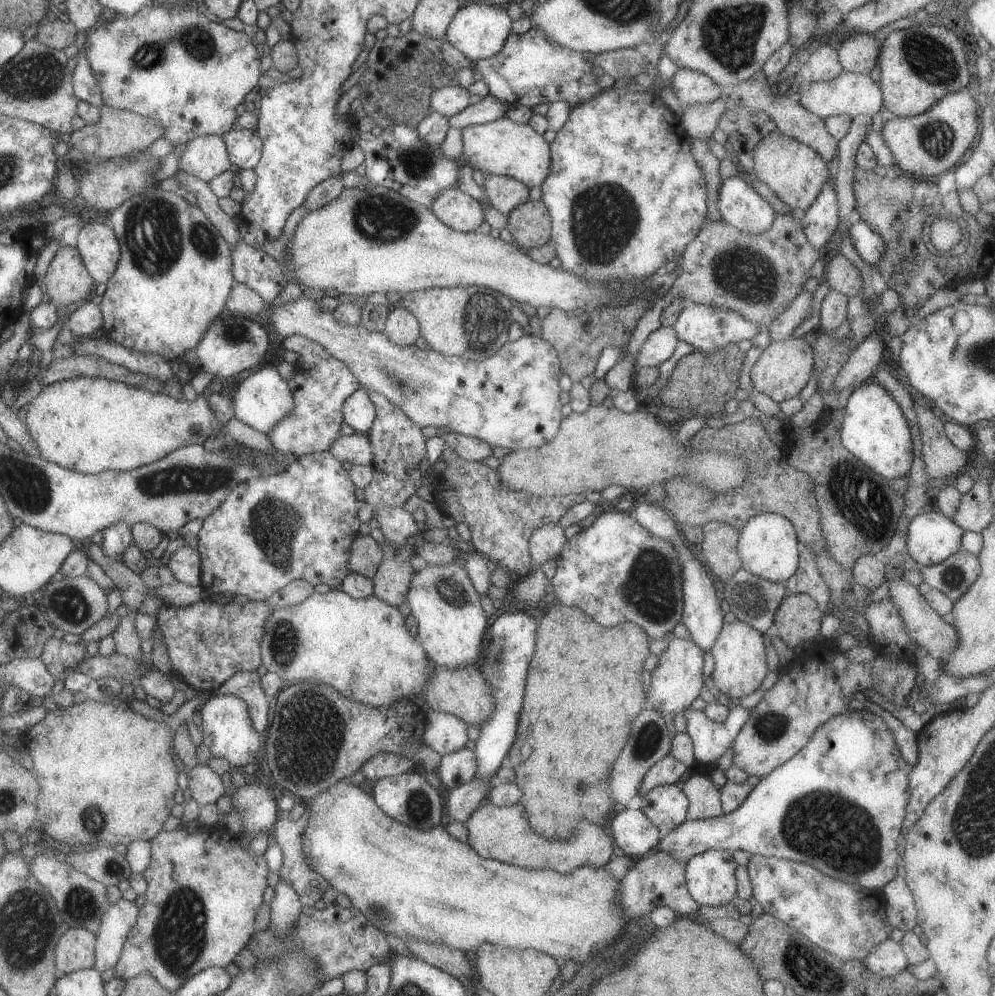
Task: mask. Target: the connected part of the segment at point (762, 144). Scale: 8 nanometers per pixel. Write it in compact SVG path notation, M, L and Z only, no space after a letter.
M778 131L761 138L753 150L753 175L769 186L781 202L798 213L803 213L817 198L821 186L830 181L827 164L811 149Z

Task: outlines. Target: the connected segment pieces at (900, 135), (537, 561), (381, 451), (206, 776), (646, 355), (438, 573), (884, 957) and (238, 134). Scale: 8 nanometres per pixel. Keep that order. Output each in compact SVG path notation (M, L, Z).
M960 90L955 94L947 94L935 102L929 110L911 117L893 117L887 120L881 128L880 136L891 156L894 164L908 172L915 178L925 179L953 170L967 151L975 144L979 132L979 108L975 104L975 96L969 96L967 90Z
M557 523L547 524L533 530L528 541L528 552L532 565L541 566L550 559L555 560L565 542L563 529Z
M367 390L366 394L373 404L376 416L367 434L371 442L371 456L373 456L370 465L373 468L373 480L363 488L363 502L373 508L403 507L406 500L416 494L417 483L409 478L407 470L421 467L425 463L426 439L423 438L420 427L413 424L387 398L371 390Z
M196 765L186 770L188 789L191 798L199 807L215 803L223 794L223 784L220 776L205 765Z
M673 327L653 330L635 356L634 370L658 367L672 355L677 342Z
M455 561L451 564L427 563L425 568L413 572L406 604L417 622L417 640L430 665L445 666L451 670L477 665L488 617L481 609L479 594L474 590L463 567Z
M886 939L877 944L865 958L861 960L863 968L867 968L873 976L893 977L908 966L908 961L898 942Z
M230 129L221 137L225 144L229 161L238 169L253 169L259 162L261 140L253 129Z

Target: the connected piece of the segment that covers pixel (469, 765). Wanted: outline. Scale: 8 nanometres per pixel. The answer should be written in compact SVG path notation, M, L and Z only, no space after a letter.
M461 748L441 756L435 769L437 777L448 789L455 789L470 782L475 775L475 756L473 751Z

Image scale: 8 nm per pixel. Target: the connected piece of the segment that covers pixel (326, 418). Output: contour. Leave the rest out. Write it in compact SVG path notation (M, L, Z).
M290 335L282 340L283 348L287 351L295 352L299 358L295 362L292 377L287 380L287 386L291 390L291 398L293 398L293 410L289 410L289 414L285 414L284 418L277 420L269 432L265 434L269 440L271 447L275 451L279 451L282 454L288 456L302 456L315 454L329 449L329 444L341 435L341 423L343 419L343 402L345 398L349 398L349 394L352 394L359 388L357 380L353 378L351 370L332 358L320 345L315 342L309 341L307 338L303 338L299 335Z

